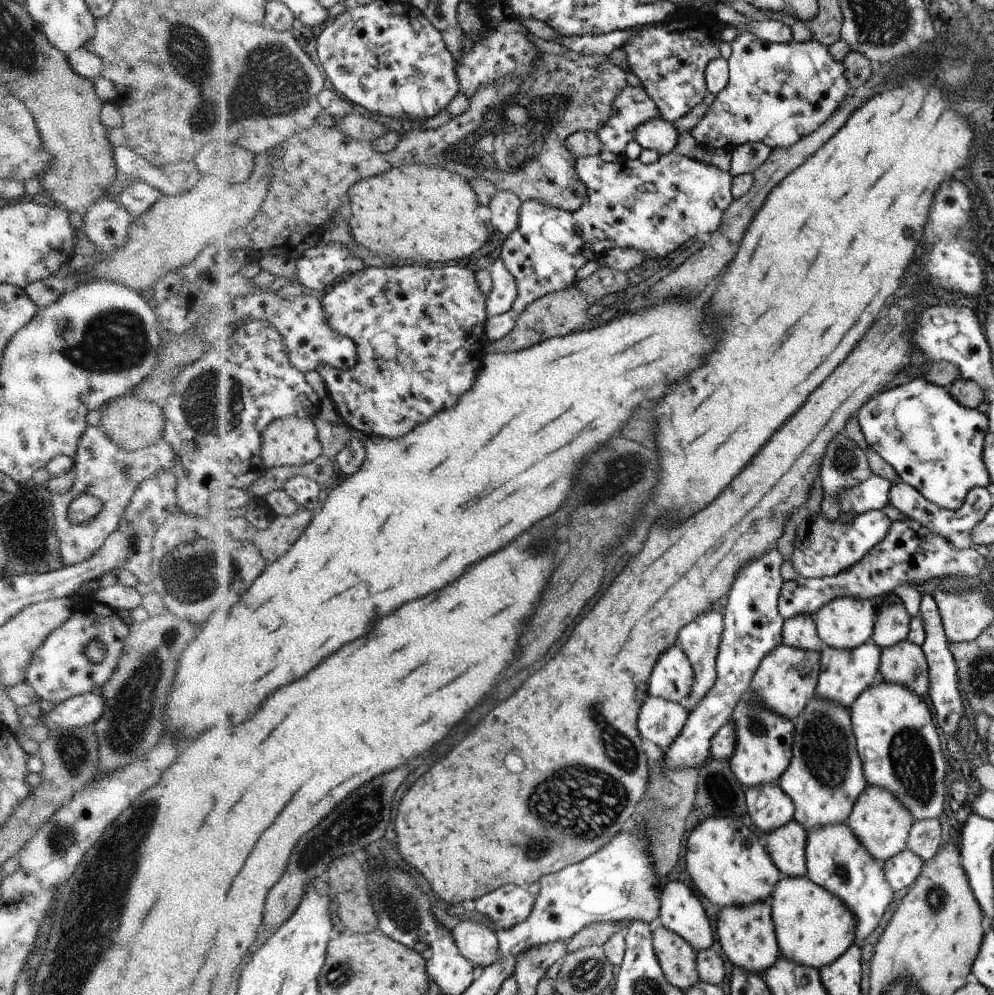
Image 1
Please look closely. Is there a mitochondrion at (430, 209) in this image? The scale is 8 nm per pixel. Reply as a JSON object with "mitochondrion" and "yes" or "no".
{"mitochondrion":"no"}

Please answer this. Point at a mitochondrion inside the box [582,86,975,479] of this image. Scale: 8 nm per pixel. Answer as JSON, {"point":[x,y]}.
{"point":[944,224]}

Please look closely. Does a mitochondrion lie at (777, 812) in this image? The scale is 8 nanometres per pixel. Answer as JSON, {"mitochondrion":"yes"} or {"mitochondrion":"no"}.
{"mitochondrion":"no"}

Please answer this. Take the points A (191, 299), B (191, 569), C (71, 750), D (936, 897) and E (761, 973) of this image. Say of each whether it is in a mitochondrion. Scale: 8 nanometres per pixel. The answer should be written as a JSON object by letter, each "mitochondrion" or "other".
{"A":"other","B":"mitochondrion","C":"mitochondrion","D":"mitochondrion","E":"other"}

